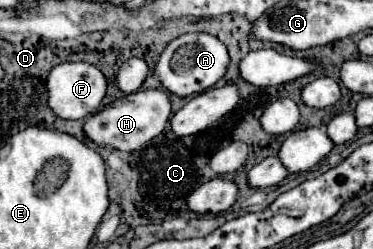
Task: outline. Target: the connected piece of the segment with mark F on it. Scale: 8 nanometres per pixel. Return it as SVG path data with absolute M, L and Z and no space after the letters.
M60 63L56 65L46 81L48 89L48 107L60 119L84 119L86 115L94 113L106 95L106 79L104 75L88 63Z

